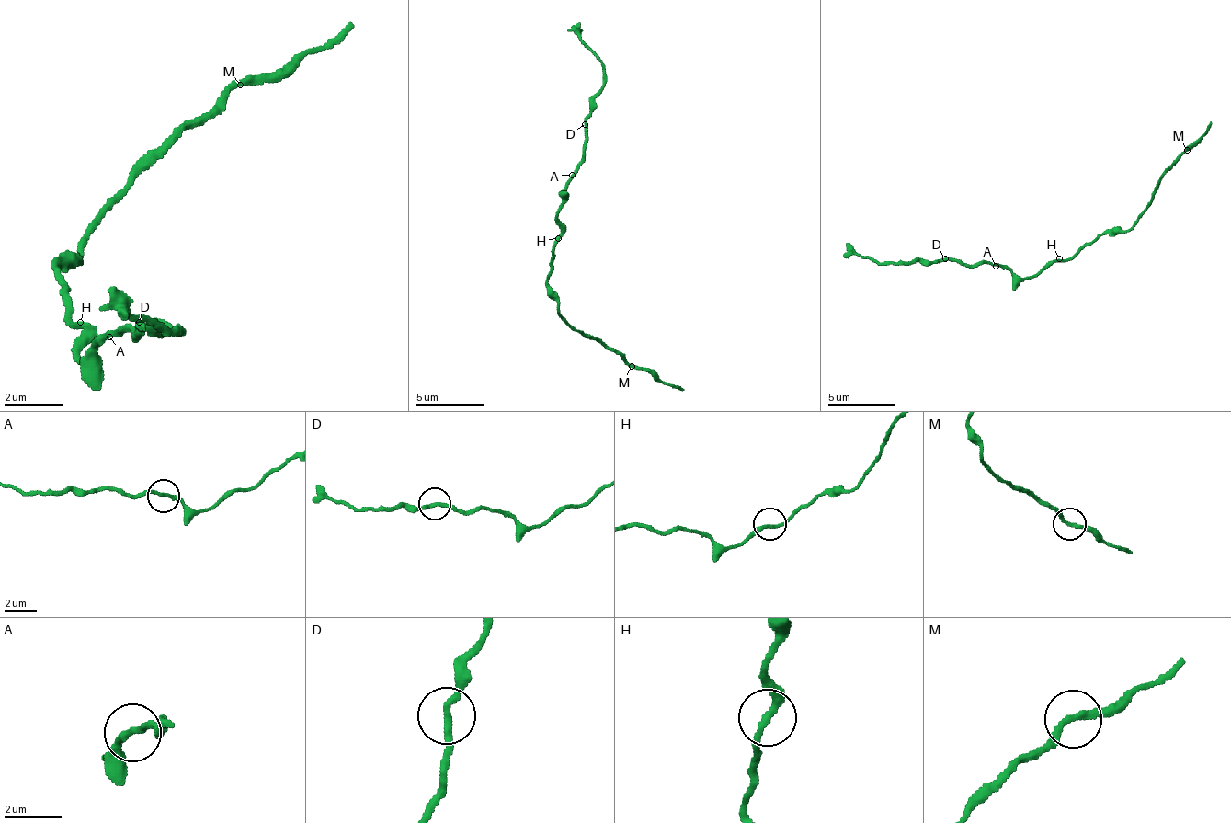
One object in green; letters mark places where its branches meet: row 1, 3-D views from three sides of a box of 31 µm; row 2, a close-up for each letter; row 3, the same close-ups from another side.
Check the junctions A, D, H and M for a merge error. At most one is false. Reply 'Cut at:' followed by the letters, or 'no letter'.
Cut at: no letter

